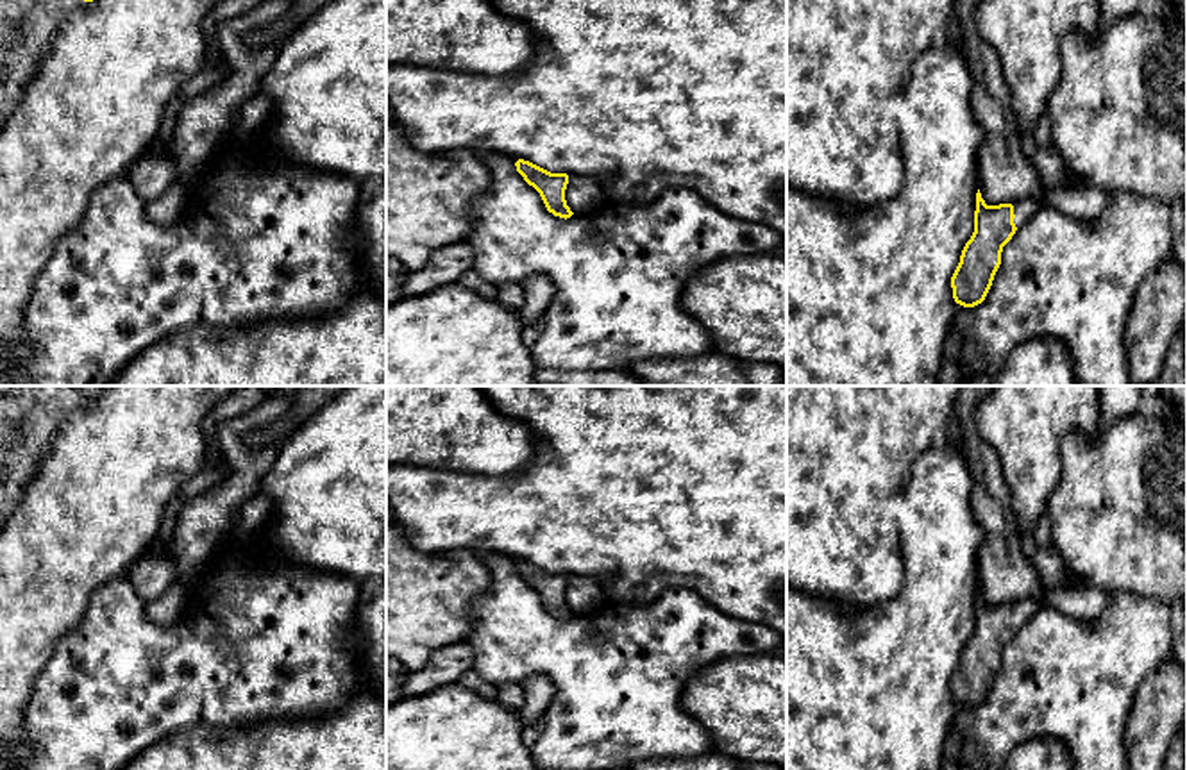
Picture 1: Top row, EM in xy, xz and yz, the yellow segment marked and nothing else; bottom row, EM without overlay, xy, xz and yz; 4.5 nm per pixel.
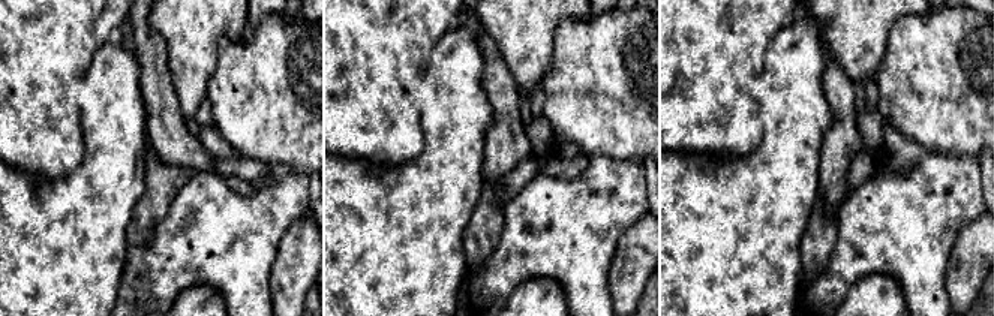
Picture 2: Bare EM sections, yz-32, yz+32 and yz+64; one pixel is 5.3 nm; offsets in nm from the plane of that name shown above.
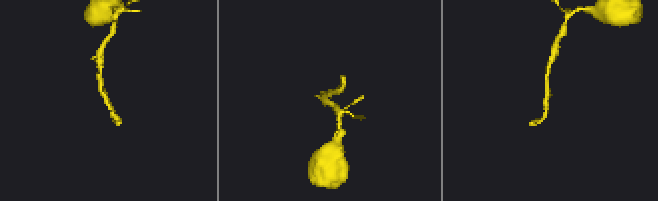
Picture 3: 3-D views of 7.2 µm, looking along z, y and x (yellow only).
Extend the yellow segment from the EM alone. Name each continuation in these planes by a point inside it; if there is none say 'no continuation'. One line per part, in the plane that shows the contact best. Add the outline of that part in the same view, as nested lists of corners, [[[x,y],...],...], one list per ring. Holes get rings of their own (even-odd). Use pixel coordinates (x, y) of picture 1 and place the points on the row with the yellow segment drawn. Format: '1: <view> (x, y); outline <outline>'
1: yz (1025, 208); outline [[[1021,198],[1012,204],[1014,205],[1014,223],[1015,227],[1023,227],[1042,205],[1035,198]]]

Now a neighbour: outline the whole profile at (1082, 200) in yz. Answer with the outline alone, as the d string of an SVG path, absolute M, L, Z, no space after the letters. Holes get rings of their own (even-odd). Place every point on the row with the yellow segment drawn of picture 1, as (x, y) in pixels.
M1085 182L1071 188L1060 186L1048 189L1044 197L1044 207L1082 220L1098 218L1107 209L1108 202L1108 193Z

